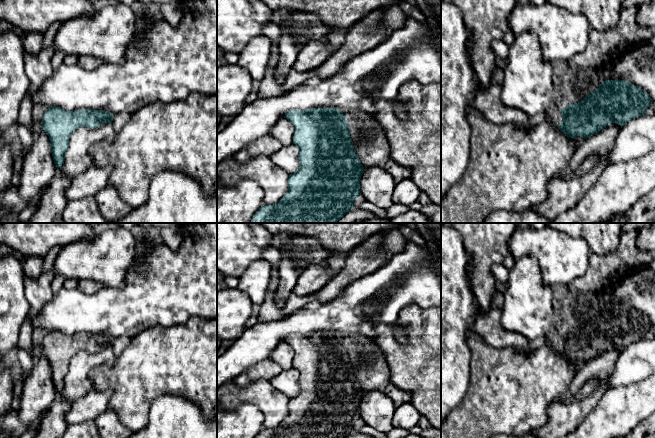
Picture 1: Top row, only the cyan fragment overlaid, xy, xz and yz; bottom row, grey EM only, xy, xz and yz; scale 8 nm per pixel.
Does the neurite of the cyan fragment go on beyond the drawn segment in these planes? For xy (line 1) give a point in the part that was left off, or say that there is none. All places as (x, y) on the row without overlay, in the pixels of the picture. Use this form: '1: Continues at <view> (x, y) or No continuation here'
1: No continuation here

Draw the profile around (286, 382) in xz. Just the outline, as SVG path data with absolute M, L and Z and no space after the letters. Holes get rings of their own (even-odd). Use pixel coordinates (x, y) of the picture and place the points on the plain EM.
M291 368L289 370L283 369L280 374L271 378L269 382L276 390L289 398L293 398L300 391L298 379L299 372L295 368Z

